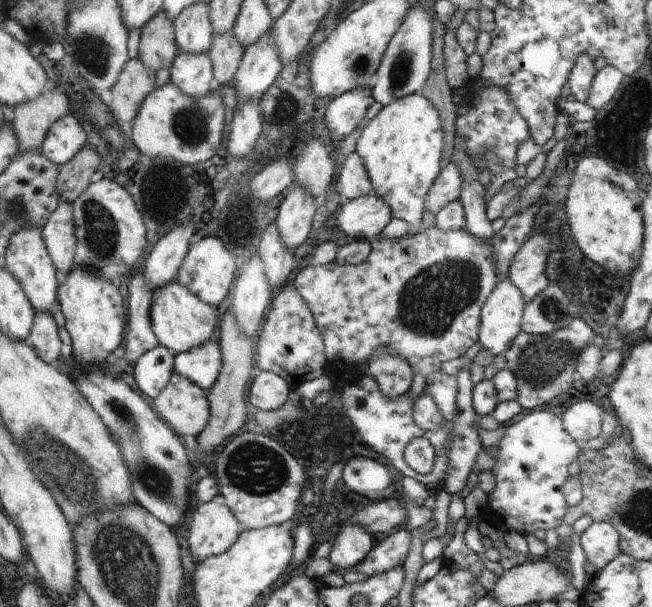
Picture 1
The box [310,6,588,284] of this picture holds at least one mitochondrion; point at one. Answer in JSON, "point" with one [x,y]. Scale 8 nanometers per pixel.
{"point":[400,72]}

